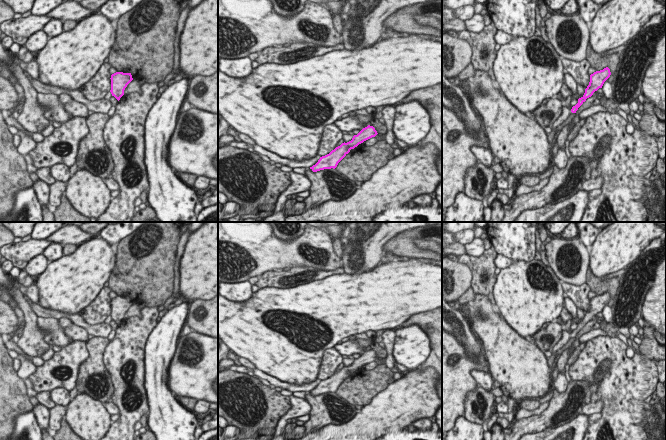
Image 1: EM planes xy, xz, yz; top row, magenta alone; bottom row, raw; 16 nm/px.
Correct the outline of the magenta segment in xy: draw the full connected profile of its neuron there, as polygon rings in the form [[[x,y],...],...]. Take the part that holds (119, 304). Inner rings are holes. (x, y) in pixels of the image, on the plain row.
[[[116,296],[111,299],[111,318],[118,325],[124,319],[127,309],[133,304],[131,297]]]

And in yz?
[[[608,291],[603,294],[596,295],[590,299],[590,306],[587,312],[585,313],[584,319],[578,323],[578,327],[572,331],[570,334],[567,330],[562,330],[562,337],[560,340],[554,345],[552,353],[554,354],[560,348],[562,348],[571,337],[576,337],[578,332],[586,325],[587,322],[591,321],[595,315],[599,312],[602,312],[604,306],[610,301],[611,296]]]

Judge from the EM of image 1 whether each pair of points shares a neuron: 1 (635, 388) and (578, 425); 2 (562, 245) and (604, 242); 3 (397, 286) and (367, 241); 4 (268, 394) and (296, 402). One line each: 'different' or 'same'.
1: different
2: different
3: different
4: different

